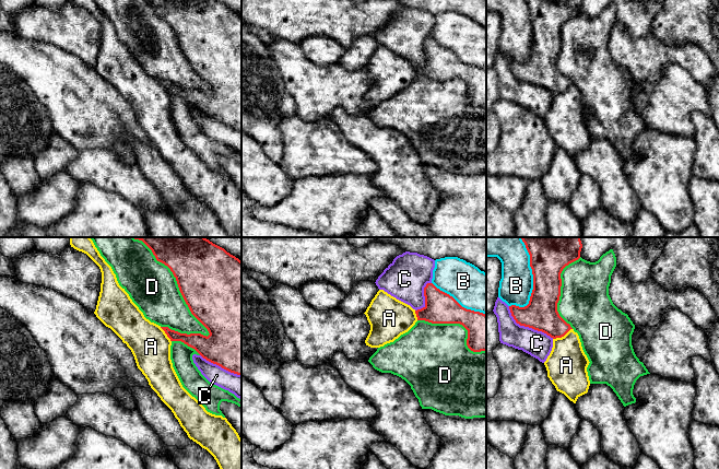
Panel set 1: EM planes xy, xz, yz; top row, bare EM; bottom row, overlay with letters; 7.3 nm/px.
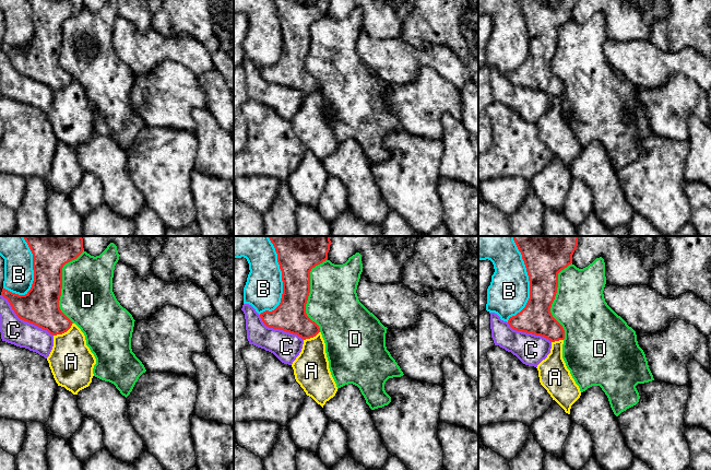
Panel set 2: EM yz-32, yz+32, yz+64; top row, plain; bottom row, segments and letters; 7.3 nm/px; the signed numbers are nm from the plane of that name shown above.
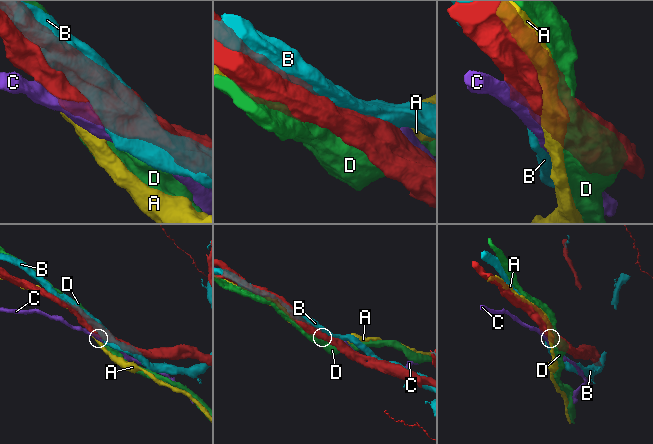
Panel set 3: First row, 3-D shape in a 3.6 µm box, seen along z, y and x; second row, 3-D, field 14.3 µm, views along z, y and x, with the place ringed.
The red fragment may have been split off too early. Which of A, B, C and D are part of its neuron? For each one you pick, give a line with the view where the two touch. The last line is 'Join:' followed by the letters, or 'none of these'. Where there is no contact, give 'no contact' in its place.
Join: none of these

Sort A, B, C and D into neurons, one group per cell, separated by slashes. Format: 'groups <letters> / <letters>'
groups A D / B / C

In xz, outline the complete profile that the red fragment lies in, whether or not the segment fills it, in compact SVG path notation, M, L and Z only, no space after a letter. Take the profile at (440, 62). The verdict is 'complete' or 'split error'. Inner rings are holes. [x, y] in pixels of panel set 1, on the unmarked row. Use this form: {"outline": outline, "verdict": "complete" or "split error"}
{"outline": "M433 38L424 43L425 61L415 66L417 75L432 79L460 79L468 85L467 101L473 107L486 106L486 70L462 62Z", "verdict": "complete"}

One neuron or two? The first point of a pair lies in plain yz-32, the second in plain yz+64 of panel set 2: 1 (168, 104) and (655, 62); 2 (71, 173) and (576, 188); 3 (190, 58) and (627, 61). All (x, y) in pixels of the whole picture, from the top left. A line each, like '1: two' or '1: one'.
1: two
2: two
3: one

